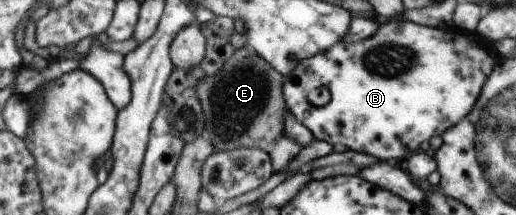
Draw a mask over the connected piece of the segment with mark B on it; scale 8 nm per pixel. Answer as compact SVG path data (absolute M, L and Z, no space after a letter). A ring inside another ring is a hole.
M403 18L392 21L377 19L377 24L376 33L365 39L356 43L340 41L326 52L299 61L294 71L282 75L283 99L287 111L303 122L318 141L331 146L344 145L348 150L367 153L382 162L406 160L412 151L418 151L422 141L446 132L471 112L499 58L490 57L468 37L458 35L450 25L428 27ZM316 87L326 87L330 93L330 101L324 107L314 107L306 101L306 91Z

